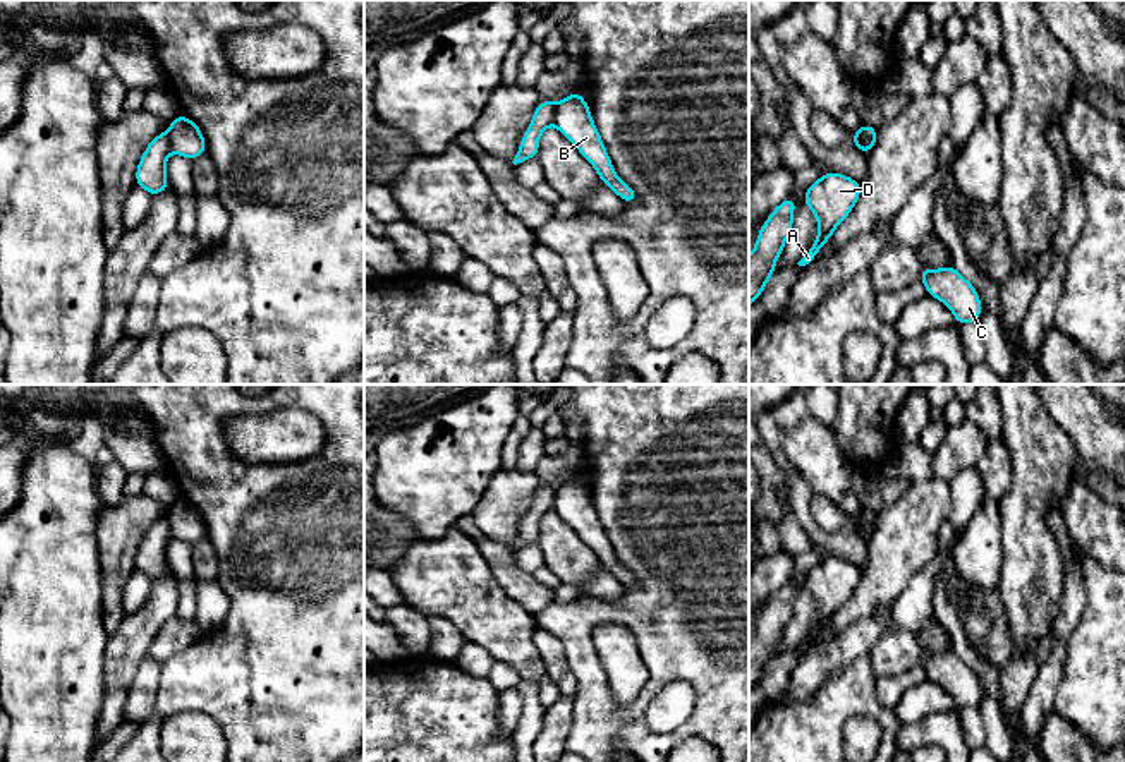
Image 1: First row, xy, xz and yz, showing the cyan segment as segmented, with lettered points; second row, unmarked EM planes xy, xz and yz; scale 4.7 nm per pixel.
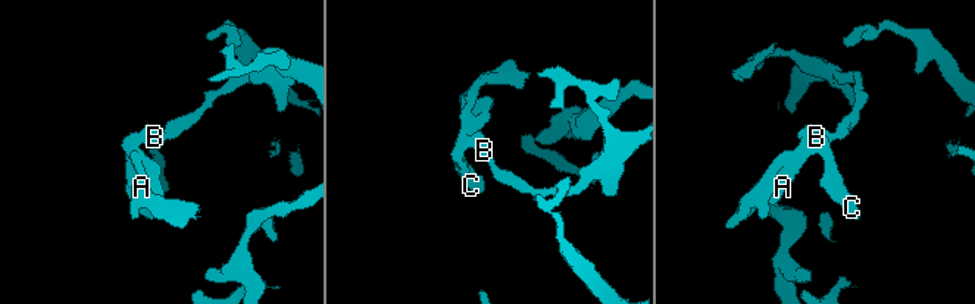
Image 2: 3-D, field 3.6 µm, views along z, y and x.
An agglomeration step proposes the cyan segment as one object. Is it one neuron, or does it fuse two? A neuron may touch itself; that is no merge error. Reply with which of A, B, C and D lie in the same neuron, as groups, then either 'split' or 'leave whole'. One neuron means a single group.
groups A C D / B; split

